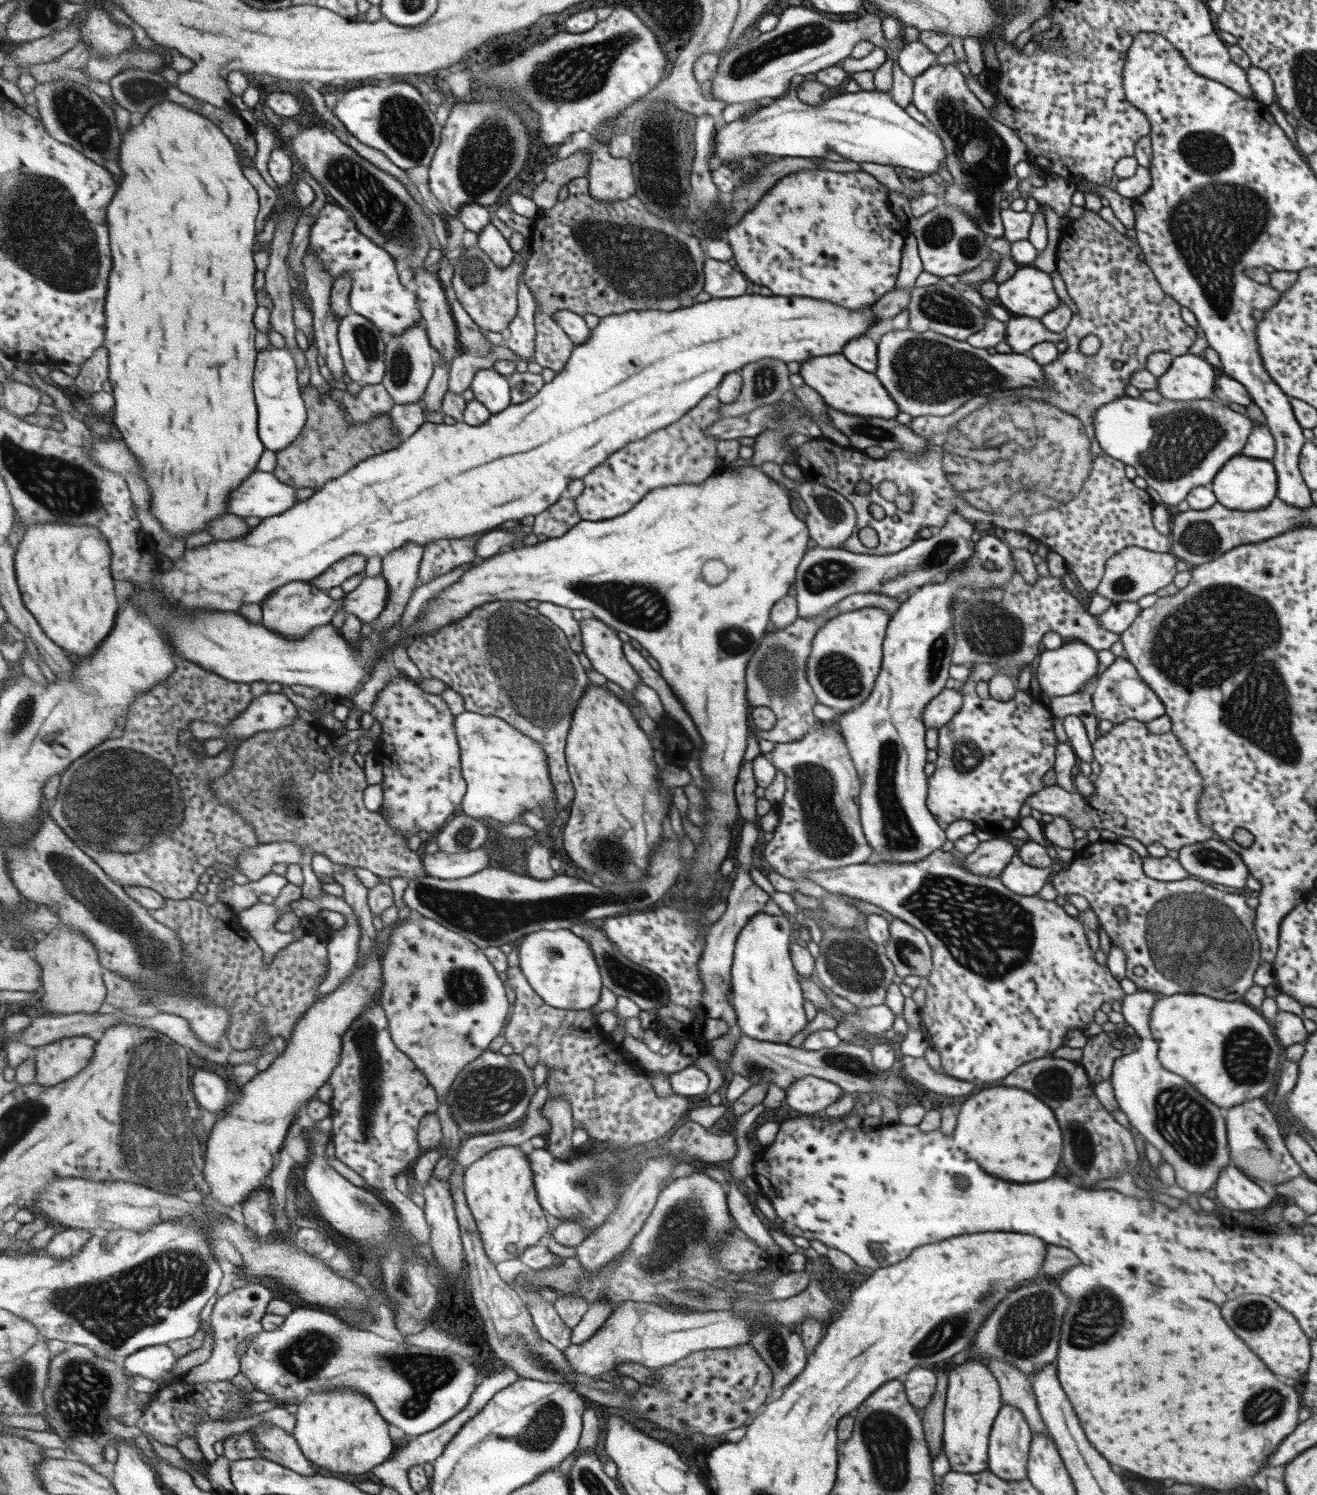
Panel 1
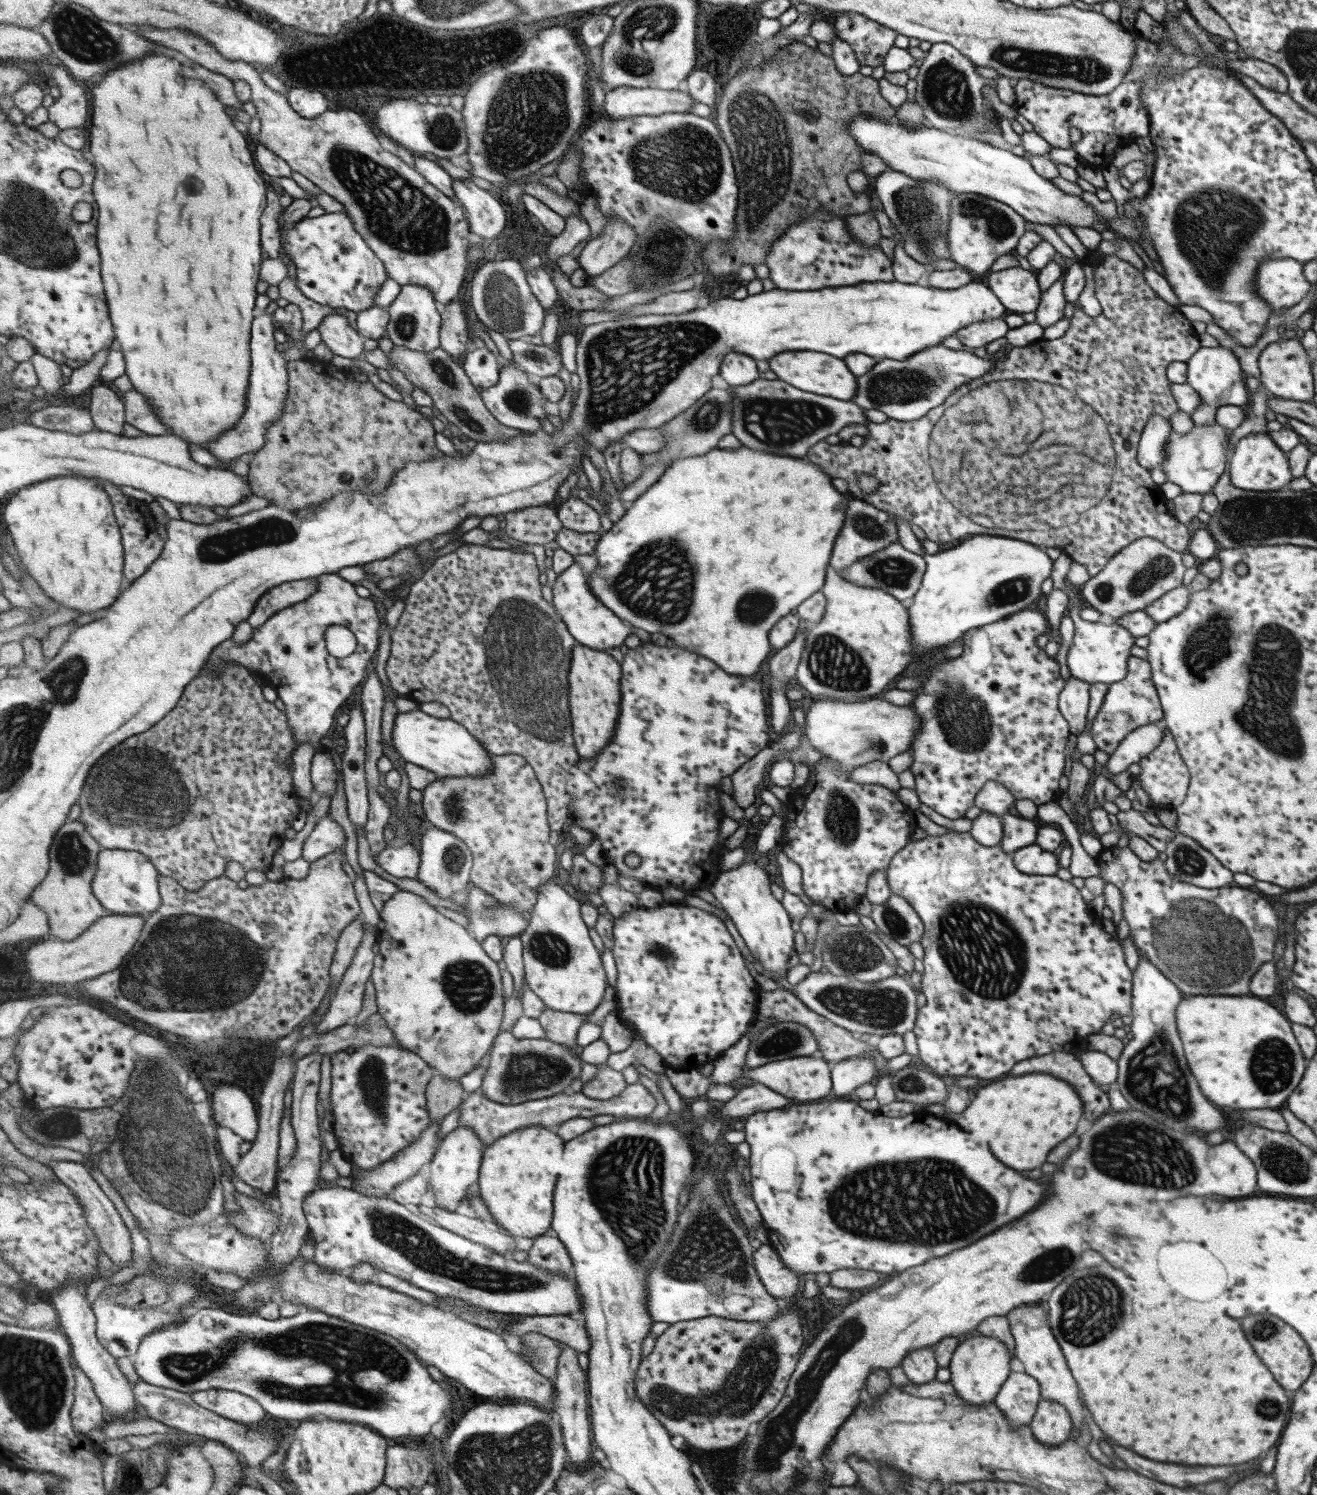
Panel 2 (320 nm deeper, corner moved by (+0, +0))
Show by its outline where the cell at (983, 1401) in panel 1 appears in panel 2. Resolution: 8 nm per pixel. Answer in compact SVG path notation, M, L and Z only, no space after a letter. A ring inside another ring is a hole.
M983 1335L972 1336L958 1343L951 1355L948 1369L951 1383L955 1392L965 1402L972 1405L984 1405L994 1400L999 1387L1008 1377L1010 1352L997 1337Z

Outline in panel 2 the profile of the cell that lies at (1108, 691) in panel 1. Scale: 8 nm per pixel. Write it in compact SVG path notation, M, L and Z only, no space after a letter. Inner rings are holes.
M1129 656L1125 676L1119 682L1108 685L1101 706L1090 721L1090 734L1097 749L1109 755L1131 730L1144 724L1162 721L1162 708L1151 680L1150 670L1151 667L1146 660Z

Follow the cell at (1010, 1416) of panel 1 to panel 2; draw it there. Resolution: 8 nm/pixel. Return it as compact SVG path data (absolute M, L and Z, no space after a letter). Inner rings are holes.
M1010 1372L999 1387L993 1401L996 1408L1006 1416L1010 1427L1020 1427L1030 1424L1040 1397L1038 1382L1030 1374Z

